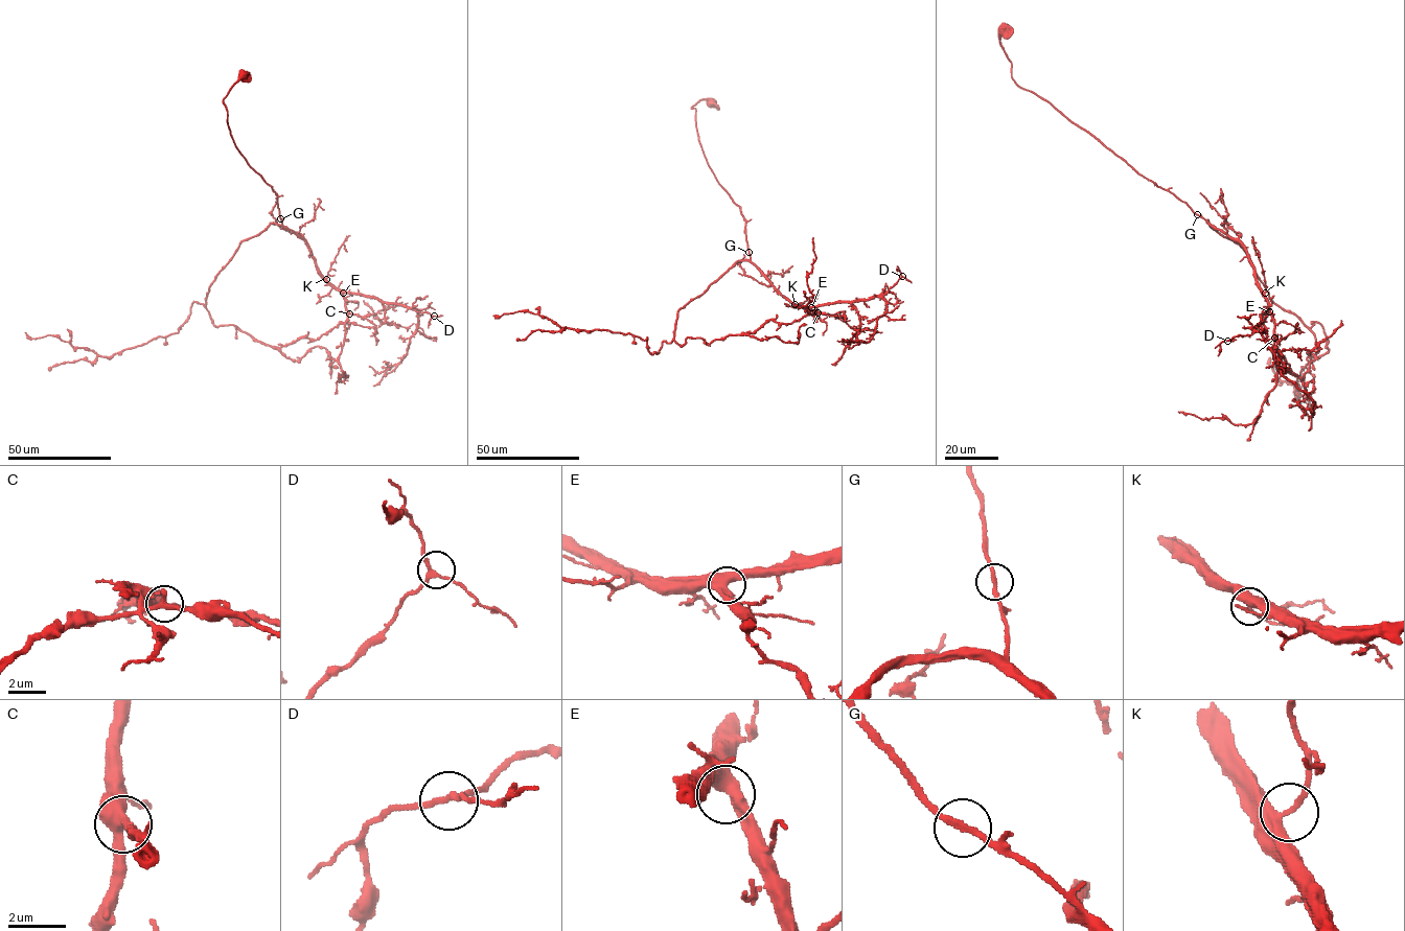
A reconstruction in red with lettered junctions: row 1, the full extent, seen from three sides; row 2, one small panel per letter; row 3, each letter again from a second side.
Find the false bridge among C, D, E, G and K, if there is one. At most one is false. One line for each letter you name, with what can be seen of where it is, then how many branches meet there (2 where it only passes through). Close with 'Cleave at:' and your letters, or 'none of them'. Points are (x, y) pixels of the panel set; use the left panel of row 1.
Cleave at: none of them

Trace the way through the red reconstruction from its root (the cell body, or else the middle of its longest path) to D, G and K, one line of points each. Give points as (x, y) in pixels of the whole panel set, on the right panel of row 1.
D: (1006, 29), (999, 45), (1018, 86), (1049, 101), (1243, 247), (1268, 306), (1251, 333), (1227, 341)
G: (1006, 29), (999, 45), (1011, 61), (1011, 77), (1018, 86), (1049, 101), (1138, 173), (1173, 193), (1197, 214)
K: (1006, 29), (999, 45), (1011, 61), (1013, 79), (1237, 240), (1265, 293)

